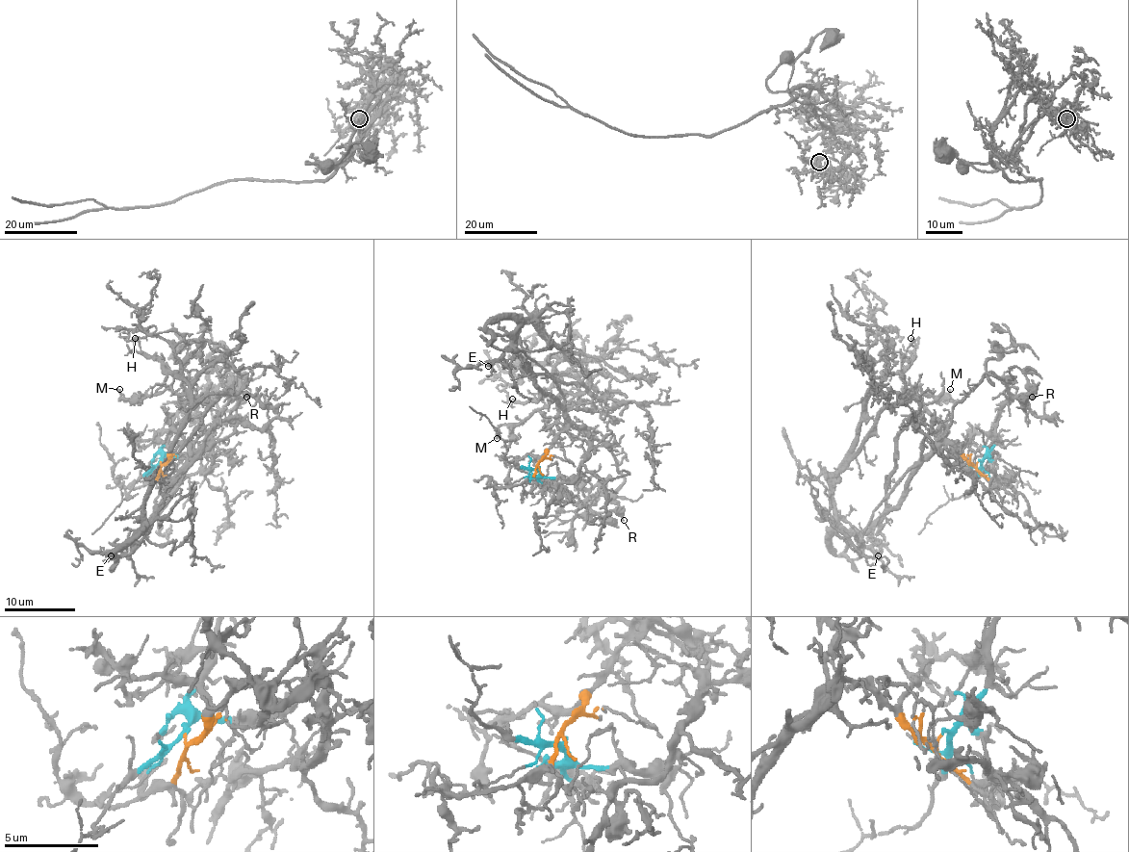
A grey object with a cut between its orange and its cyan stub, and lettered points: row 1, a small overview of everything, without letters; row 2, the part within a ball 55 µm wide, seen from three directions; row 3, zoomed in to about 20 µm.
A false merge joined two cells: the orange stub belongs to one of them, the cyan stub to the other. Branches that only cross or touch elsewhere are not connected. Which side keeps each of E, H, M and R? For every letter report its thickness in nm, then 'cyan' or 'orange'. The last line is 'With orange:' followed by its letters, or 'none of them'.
E: 170 nm | orange
H: 160 nm | orange
M: 150 nm | orange
R: 190 nm | cyan
With orange: E, H, M

